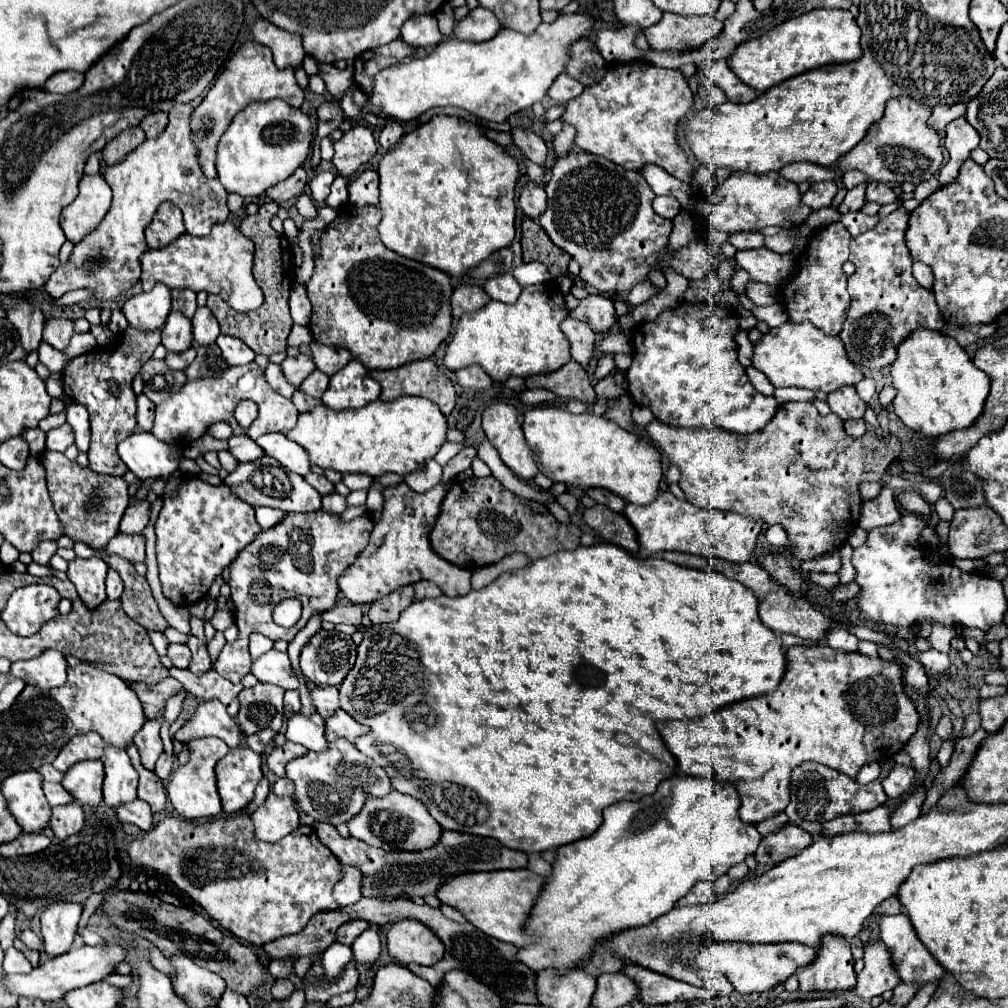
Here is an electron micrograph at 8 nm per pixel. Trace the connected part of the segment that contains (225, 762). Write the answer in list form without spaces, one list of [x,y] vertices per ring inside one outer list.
[[[231,748],[215,766],[217,776],[217,792],[221,798],[221,808],[225,814],[233,814],[243,810],[255,796],[255,786],[261,780],[261,756],[255,754],[251,748]]]

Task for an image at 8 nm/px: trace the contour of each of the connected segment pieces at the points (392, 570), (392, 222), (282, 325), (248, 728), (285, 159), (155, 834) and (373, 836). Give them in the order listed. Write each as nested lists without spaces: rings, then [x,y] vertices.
[[[401,482],[383,490],[383,514],[379,522],[375,522],[371,540],[359,558],[339,578],[339,590],[349,602],[371,604],[391,594],[399,586],[415,584],[419,580],[435,582],[447,596],[465,596],[471,590],[471,570],[443,560],[433,552],[429,542],[429,534],[437,520],[439,506],[447,494],[447,488],[449,484],[441,482],[435,488],[417,494],[405,482]]]
[[[433,116],[429,122],[421,124],[417,130],[413,130],[411,134],[405,134],[381,160],[379,164],[379,178],[381,178],[381,212],[383,212],[383,220],[379,224],[379,236],[383,240],[383,244],[387,248],[391,248],[393,252],[397,252],[399,256],[407,256],[407,258],[413,258],[413,260],[419,260],[423,264],[429,264],[433,268],[439,268],[443,272],[447,272],[449,276],[463,276],[467,268],[475,266],[477,262],[485,260],[491,252],[499,250],[499,248],[505,248],[513,242],[515,238],[515,184],[517,184],[517,170],[519,164],[517,160],[503,148],[499,146],[497,142],[489,140],[485,136],[485,132],[473,124],[473,122],[467,122],[463,118],[457,118],[457,116]]]
[[[265,202],[259,206],[259,212],[255,216],[245,216],[239,224],[241,234],[247,236],[249,240],[253,240],[253,244],[255,244],[255,266],[253,266],[255,280],[261,286],[263,296],[265,296],[265,302],[261,304],[261,308],[241,314],[241,312],[235,312],[229,304],[225,304],[223,298],[219,298],[219,296],[207,298],[207,308],[217,318],[219,326],[221,326],[221,334],[235,336],[235,338],[243,340],[255,354],[265,354],[265,356],[271,356],[275,352],[285,352],[287,336],[293,326],[293,320],[289,314],[289,304],[287,304],[291,284],[293,284],[293,262],[289,256],[287,240],[285,240],[285,248],[283,248],[281,234],[277,234],[269,224],[271,216],[275,216],[277,210],[279,210],[279,206],[275,202]]]
[[[257,684],[253,688],[245,688],[239,694],[241,710],[237,714],[237,722],[243,734],[255,734],[263,728],[271,728],[275,732],[283,726],[283,688],[273,684]]]
[[[283,100],[255,102],[241,110],[227,132],[223,134],[217,150],[217,174],[227,192],[243,198],[255,198],[269,186],[287,180],[311,152],[311,120],[299,108]]]
[[[247,814],[219,818],[211,824],[191,824],[187,820],[163,818],[153,830],[131,842],[129,856],[135,864],[169,876],[169,880],[199,902],[213,920],[239,940],[253,946],[263,946],[275,938],[301,932],[315,912],[341,908],[333,898],[333,886],[343,878],[341,862],[315,836],[311,826],[299,826],[279,842],[269,844],[255,838],[253,822]]]
[[[391,790],[389,796],[385,796],[385,800],[367,798],[367,804],[363,806],[363,810],[357,816],[353,816],[347,822],[347,826],[353,838],[359,838],[385,852],[397,852],[397,850],[419,852],[419,850],[431,848],[439,844],[441,832],[443,832],[443,828],[433,820],[433,816],[427,812],[421,800],[415,800],[395,790]]]

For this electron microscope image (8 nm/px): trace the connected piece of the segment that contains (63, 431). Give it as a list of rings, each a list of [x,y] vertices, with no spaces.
[[[63,424],[61,428],[47,432],[47,450],[65,452],[73,444],[73,432],[69,424]]]

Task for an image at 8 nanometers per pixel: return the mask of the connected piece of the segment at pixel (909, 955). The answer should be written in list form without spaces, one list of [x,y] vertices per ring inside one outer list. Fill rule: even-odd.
[[[907,914],[885,916],[879,922],[879,928],[881,928],[881,940],[891,948],[893,960],[899,968],[903,982],[923,984],[921,976],[931,976],[931,980],[935,982],[943,978],[945,970],[917,938]]]

